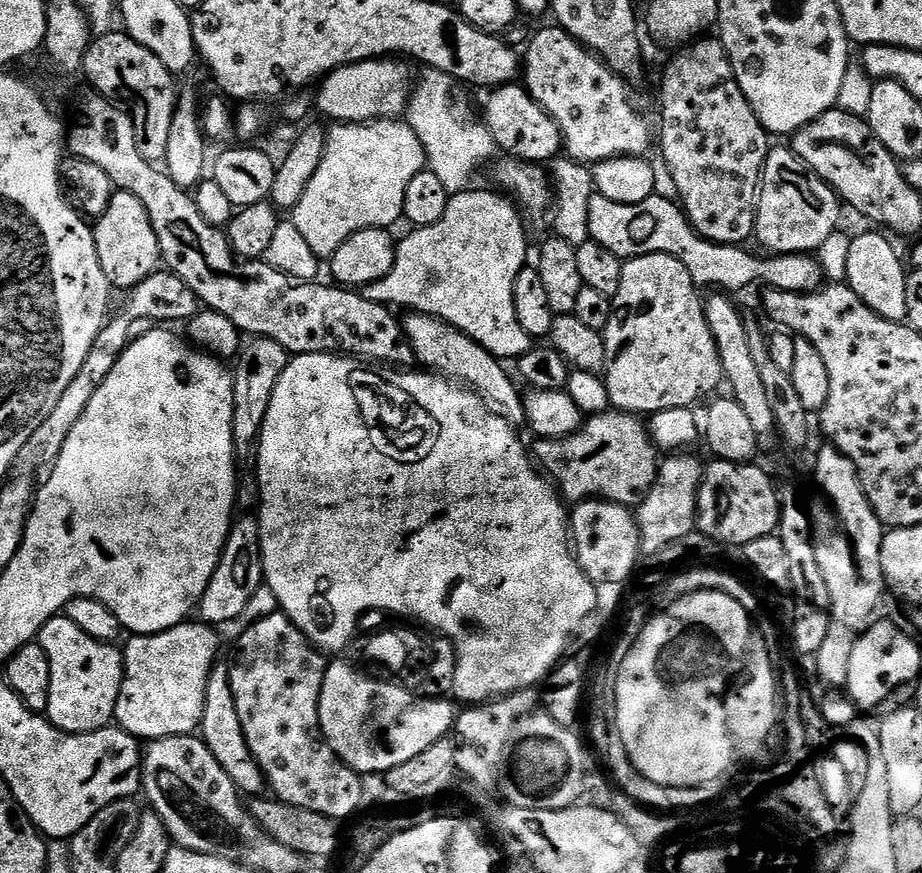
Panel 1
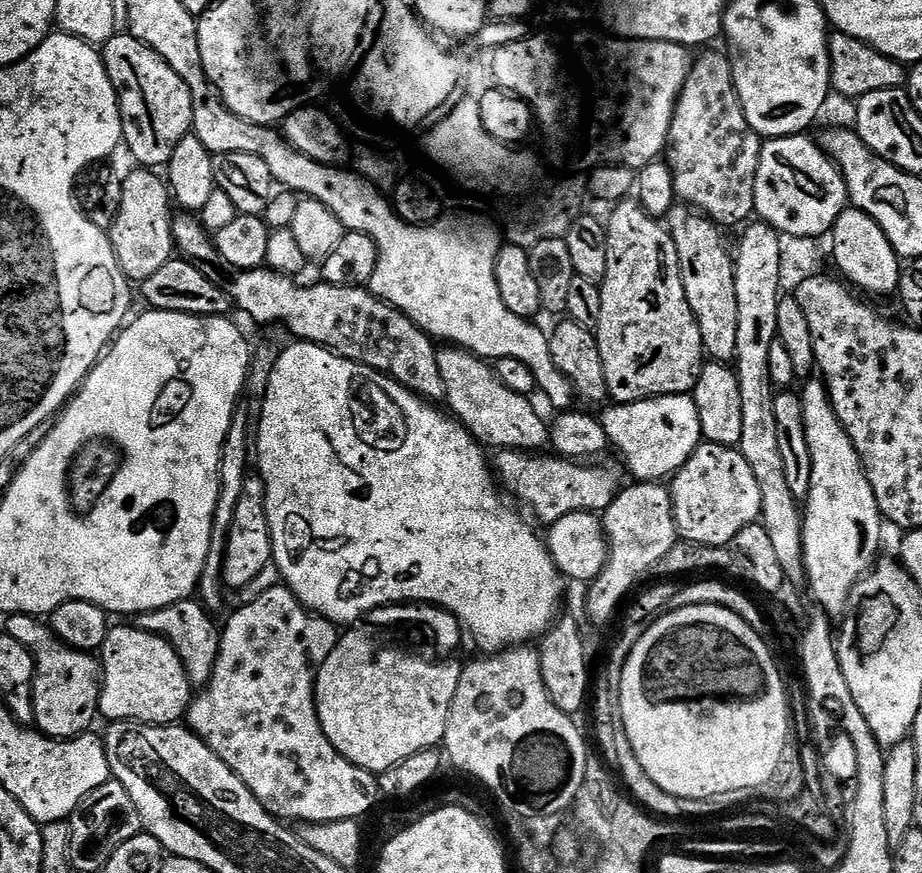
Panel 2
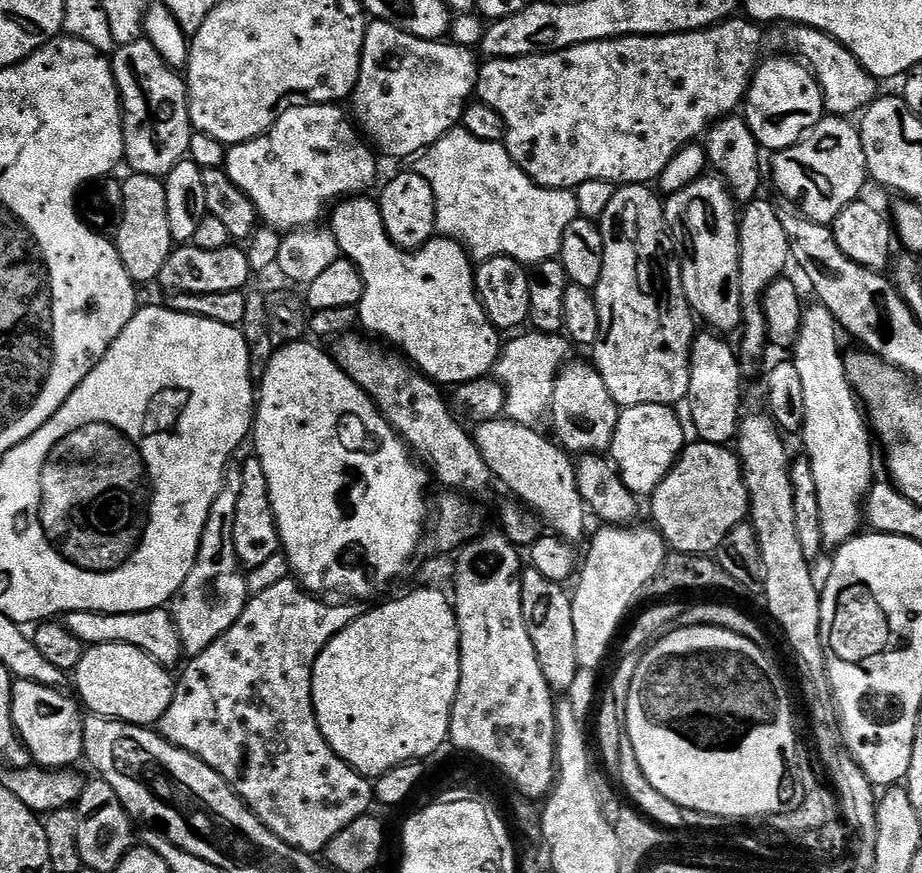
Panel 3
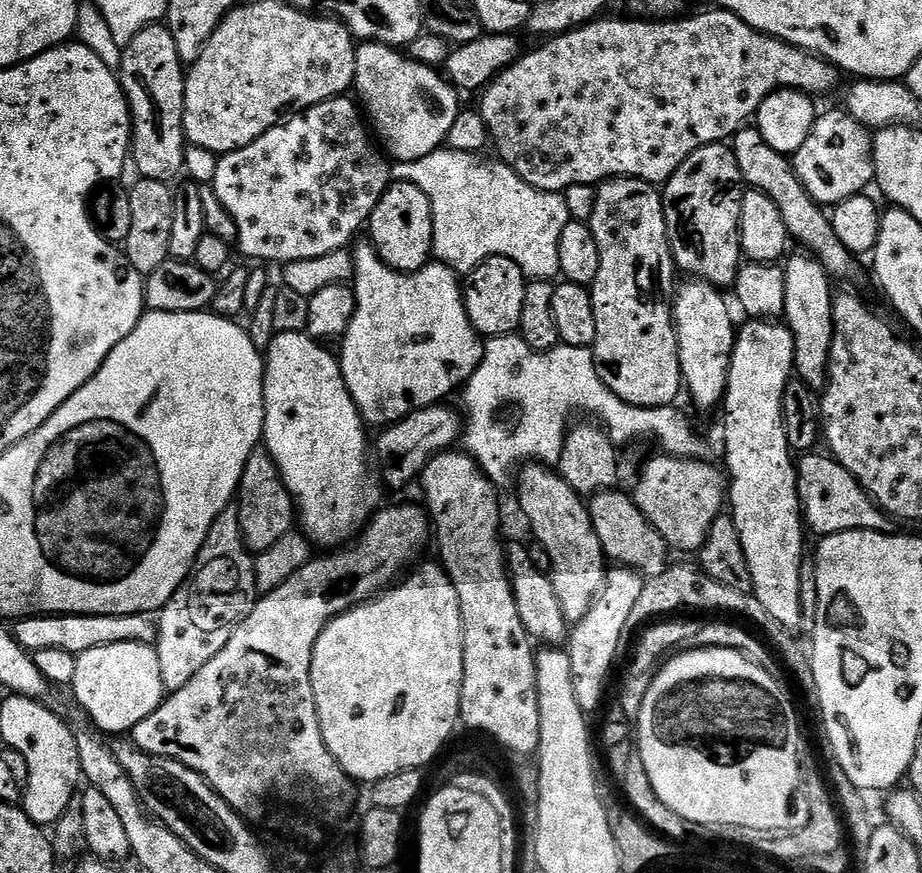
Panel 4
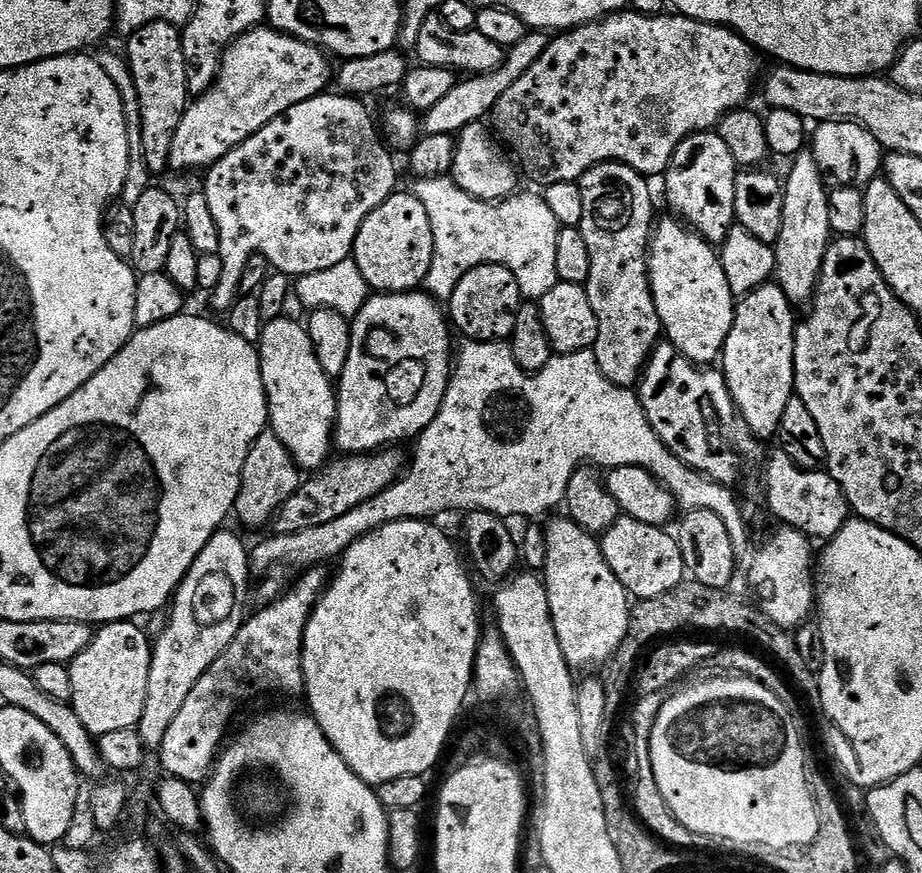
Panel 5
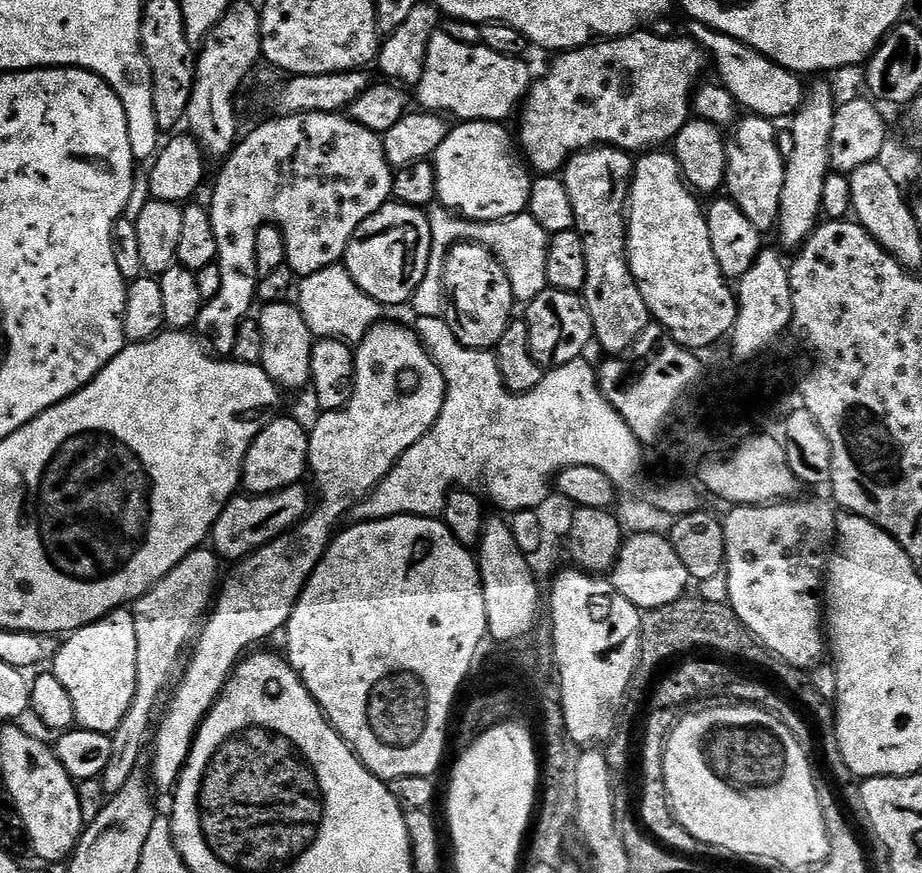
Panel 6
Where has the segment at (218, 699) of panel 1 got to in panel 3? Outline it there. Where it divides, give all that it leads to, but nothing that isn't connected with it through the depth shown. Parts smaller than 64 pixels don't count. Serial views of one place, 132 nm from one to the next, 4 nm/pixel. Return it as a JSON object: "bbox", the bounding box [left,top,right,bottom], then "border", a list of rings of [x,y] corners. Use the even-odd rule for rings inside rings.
{"bbox":[63,607,182,669],"border":[[[167,607],[154,610],[142,610],[130,614],[110,614],[109,612],[70,612],[63,617],[64,627],[74,634],[86,646],[94,644],[125,644],[140,648],[146,654],[150,654],[159,664],[165,668],[175,669],[175,664],[181,663],[182,649],[180,635],[176,629],[176,623],[171,611]]]}

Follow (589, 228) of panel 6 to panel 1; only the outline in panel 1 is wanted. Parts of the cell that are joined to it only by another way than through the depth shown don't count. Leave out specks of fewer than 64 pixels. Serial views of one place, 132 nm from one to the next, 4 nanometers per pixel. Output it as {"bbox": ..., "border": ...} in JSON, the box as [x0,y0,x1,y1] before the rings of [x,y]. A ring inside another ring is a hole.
{"bbox":[602,253,724,414],"border":[[[650,253],[648,255],[625,259],[623,265],[622,280],[618,286],[616,295],[611,297],[612,313],[610,314],[610,322],[604,327],[602,333],[604,345],[606,346],[602,379],[608,391],[608,403],[613,409],[633,414],[651,414],[661,412],[662,410],[670,410],[671,408],[692,408],[695,405],[695,400],[700,400],[707,392],[714,391],[724,380],[724,371],[720,365],[718,350],[714,346],[714,338],[710,334],[710,328],[706,322],[703,297],[699,296],[701,293],[694,285],[690,274],[688,274],[688,270],[686,270],[686,266],[680,260],[672,257],[672,255]]]}

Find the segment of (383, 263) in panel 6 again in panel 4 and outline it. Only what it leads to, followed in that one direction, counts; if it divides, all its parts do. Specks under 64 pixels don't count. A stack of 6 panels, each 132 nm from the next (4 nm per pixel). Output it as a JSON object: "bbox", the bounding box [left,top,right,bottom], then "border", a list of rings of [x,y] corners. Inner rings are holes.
{"bbox":[366,180,432,272],"border":[[[405,180],[389,183],[378,206],[374,206],[372,216],[368,219],[366,236],[382,262],[399,272],[417,272],[429,263],[432,256],[430,198],[426,198],[426,194],[418,190],[418,186]]]}

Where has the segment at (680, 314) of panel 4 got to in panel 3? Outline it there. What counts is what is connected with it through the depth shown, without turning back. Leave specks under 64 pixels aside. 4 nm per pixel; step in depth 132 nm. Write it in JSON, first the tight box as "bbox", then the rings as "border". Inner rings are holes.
{"bbox":[686,330,742,445],"border":[[[704,330],[692,341],[690,390],[686,407],[692,415],[690,428],[706,444],[731,445],[737,439],[742,407],[740,408],[740,368],[742,360],[737,349],[727,344],[723,335]]]}

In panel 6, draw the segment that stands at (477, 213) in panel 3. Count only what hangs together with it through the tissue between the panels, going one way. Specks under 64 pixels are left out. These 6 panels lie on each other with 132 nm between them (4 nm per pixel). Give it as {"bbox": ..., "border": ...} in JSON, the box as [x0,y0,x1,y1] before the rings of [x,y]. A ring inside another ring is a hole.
{"bbox":[410,206,550,318],"border":[[[436,206],[428,212],[428,221],[432,235],[430,262],[426,266],[426,274],[422,274],[422,282],[418,282],[418,290],[414,290],[410,301],[413,317],[438,318],[445,315],[444,263],[455,244],[480,244],[490,250],[490,254],[494,254],[494,258],[510,278],[513,301],[520,303],[521,300],[521,305],[526,306],[549,288],[546,278],[546,254],[550,233],[542,230],[542,226],[538,226],[532,216],[521,214],[506,217],[504,220],[476,221],[467,220],[443,206]]]}

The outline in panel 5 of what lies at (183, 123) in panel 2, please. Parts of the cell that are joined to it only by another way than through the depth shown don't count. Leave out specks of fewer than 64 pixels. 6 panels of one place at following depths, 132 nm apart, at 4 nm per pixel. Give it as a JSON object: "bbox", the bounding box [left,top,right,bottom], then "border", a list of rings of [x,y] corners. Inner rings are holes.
{"bbox":[126,22,190,174],"border":[[[150,22],[132,36],[127,37],[126,61],[132,72],[141,102],[142,143],[145,162],[152,174],[169,171],[170,146],[174,146],[174,130],[182,122],[190,103],[186,82],[186,58],[182,50],[182,32],[170,22]]]}

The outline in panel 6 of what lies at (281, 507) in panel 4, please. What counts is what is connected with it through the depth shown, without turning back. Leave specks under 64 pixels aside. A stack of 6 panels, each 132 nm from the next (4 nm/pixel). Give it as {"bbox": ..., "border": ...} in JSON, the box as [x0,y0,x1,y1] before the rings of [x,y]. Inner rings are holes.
{"bbox":[242,415,309,496],"border":[[[277,415],[271,420],[258,438],[250,446],[244,459],[242,469],[242,488],[245,493],[254,496],[265,496],[278,490],[286,490],[290,486],[301,483],[309,471],[308,466],[308,434],[309,429],[303,428],[292,416]]]}

